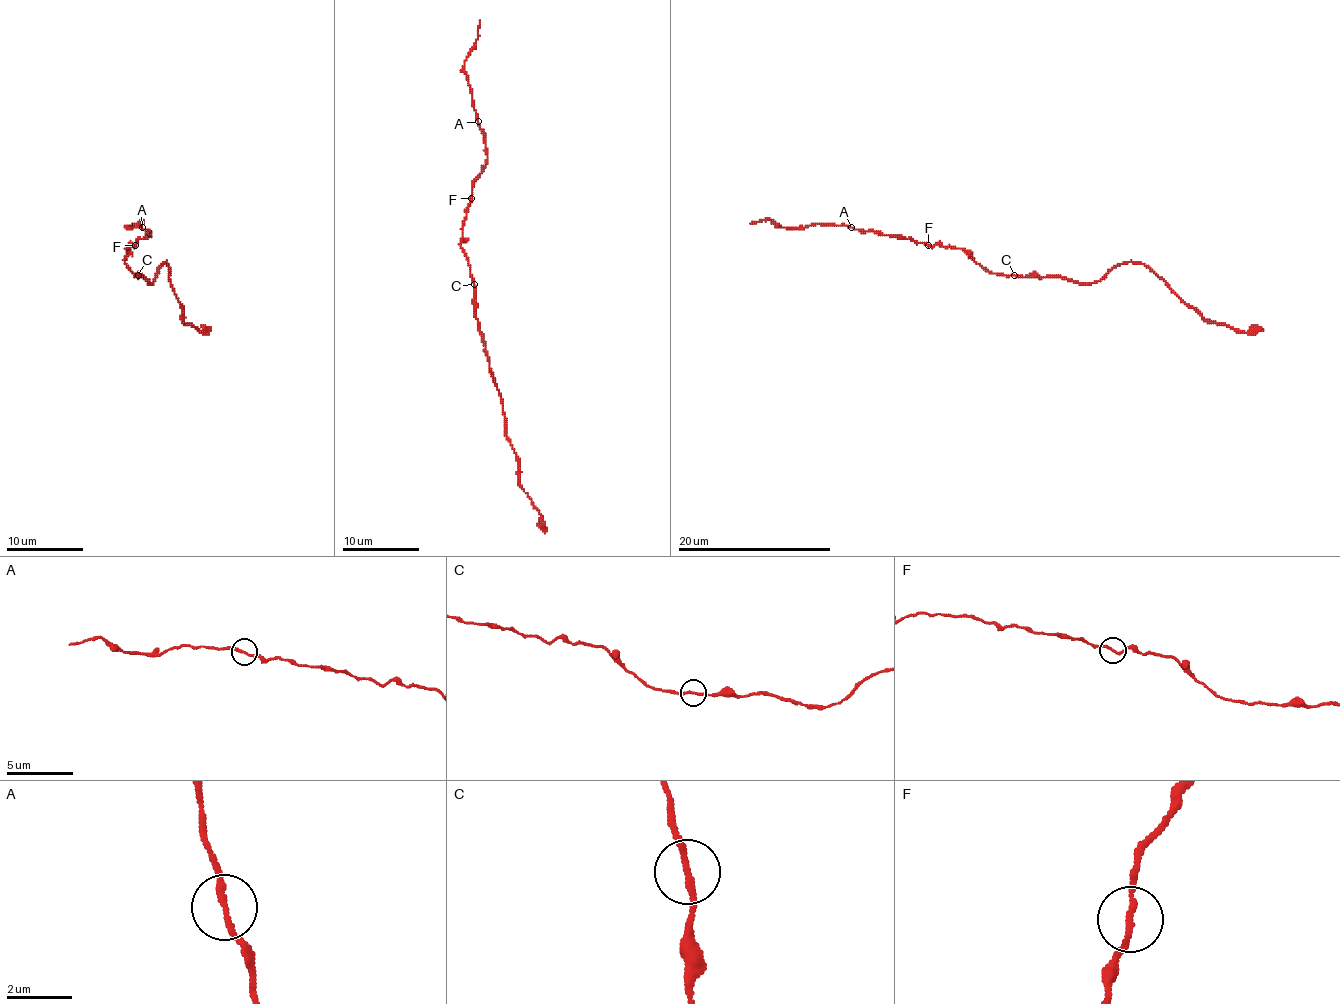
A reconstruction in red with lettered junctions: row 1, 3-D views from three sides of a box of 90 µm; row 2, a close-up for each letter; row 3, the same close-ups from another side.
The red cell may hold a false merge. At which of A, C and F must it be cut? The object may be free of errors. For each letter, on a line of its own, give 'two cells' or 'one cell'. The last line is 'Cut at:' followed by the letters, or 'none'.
A: one cell
C: one cell
F: one cell
Cut at: none

